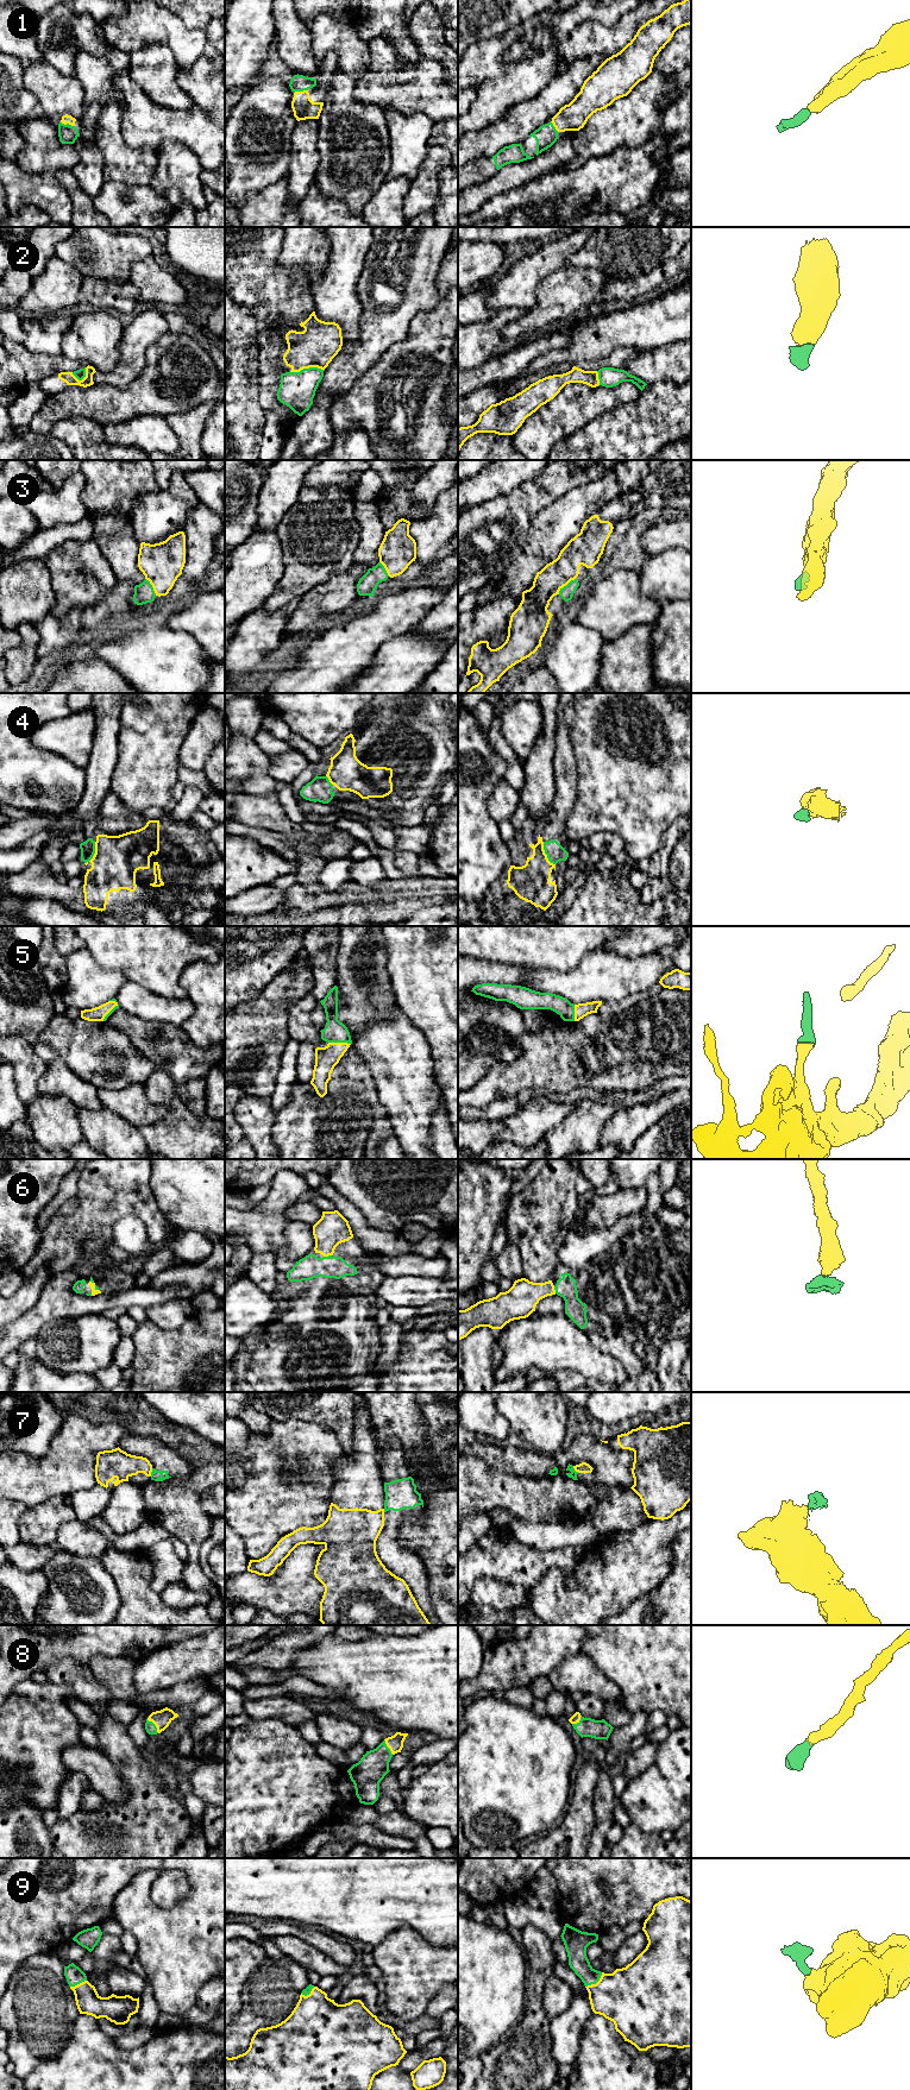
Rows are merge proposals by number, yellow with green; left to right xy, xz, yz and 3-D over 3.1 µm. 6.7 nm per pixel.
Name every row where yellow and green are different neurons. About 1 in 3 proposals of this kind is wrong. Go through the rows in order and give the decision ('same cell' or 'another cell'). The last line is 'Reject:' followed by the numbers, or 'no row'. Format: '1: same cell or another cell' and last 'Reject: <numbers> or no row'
1: same cell
2: same cell
3: same cell
4: same cell
5: same cell
6: same cell
7: another cell
8: same cell
9: same cell
Reject: 7

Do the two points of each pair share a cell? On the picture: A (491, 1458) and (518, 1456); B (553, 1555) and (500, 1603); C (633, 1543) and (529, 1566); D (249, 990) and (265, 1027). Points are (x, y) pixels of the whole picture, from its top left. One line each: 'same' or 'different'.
A: same
B: different
C: different
D: different

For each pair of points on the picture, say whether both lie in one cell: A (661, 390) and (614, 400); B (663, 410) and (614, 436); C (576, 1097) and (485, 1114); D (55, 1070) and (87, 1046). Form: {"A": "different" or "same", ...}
{"A": "different", "B": "same", "C": "same", "D": "different"}

